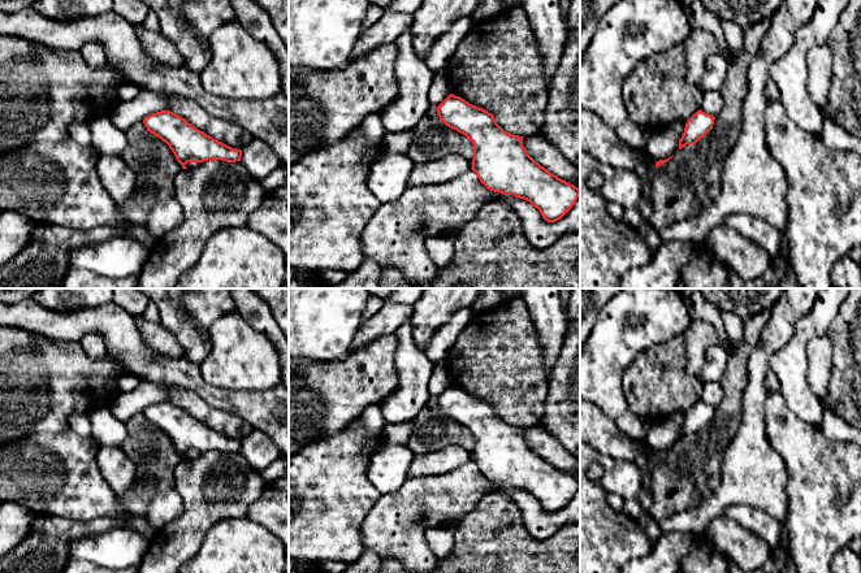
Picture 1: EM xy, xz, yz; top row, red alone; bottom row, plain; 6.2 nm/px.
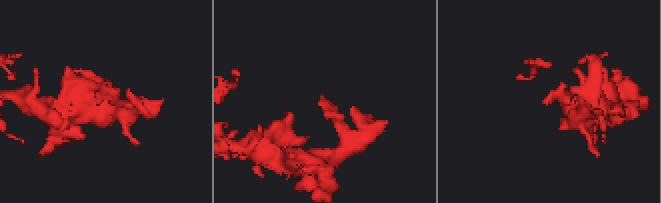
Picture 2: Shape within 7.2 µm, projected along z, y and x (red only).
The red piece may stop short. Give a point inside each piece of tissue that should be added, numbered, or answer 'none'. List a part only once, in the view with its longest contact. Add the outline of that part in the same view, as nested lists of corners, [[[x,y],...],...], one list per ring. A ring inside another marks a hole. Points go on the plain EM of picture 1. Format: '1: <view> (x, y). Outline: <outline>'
none

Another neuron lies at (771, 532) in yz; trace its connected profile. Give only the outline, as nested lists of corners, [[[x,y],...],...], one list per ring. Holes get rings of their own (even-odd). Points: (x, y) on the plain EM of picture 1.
[[[735,504],[726,509],[726,516],[761,538],[769,546],[770,552],[779,547],[789,550],[786,525],[770,515],[752,505]]]

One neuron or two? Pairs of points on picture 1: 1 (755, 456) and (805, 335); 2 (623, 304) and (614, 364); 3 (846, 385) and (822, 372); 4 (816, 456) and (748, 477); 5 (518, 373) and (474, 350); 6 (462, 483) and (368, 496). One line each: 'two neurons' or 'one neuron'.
1: two neurons
2: one neuron
3: two neurons
4: two neurons
5: one neuron
6: two neurons

